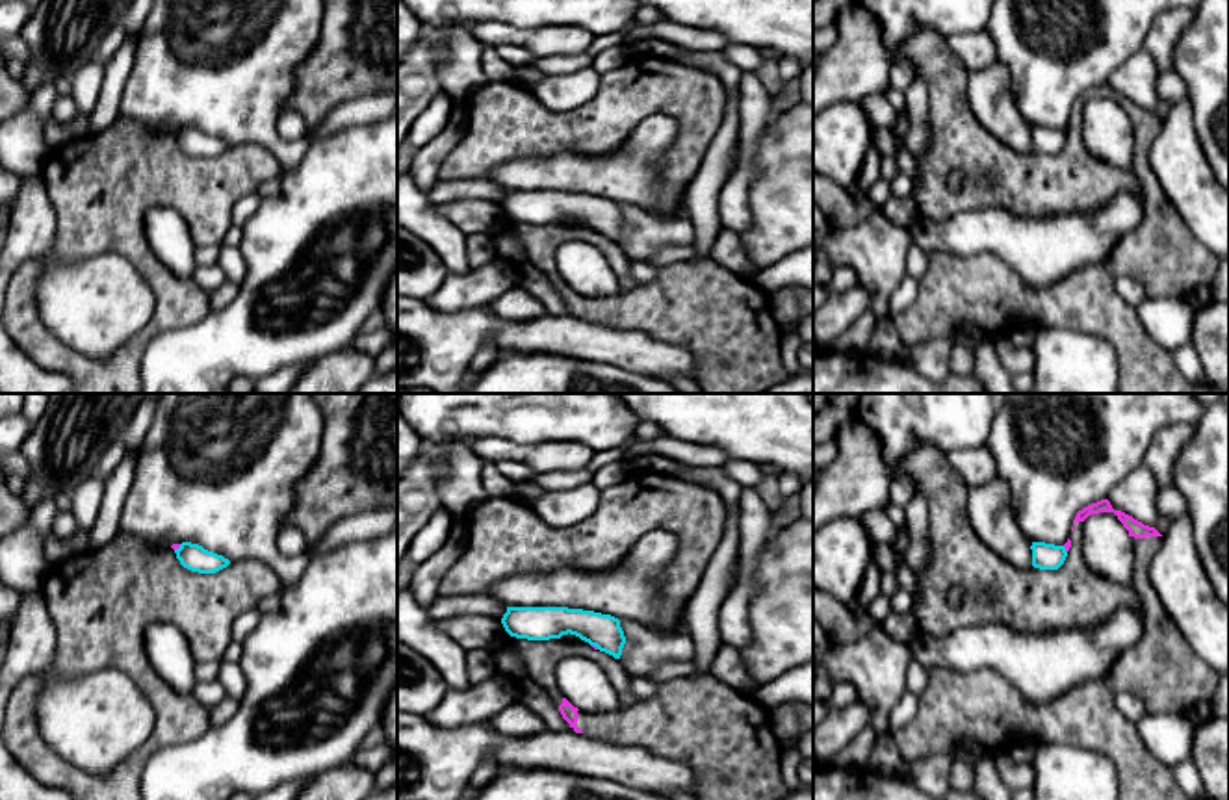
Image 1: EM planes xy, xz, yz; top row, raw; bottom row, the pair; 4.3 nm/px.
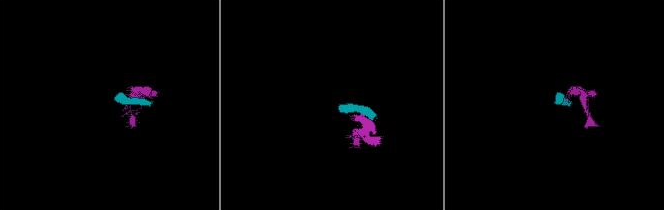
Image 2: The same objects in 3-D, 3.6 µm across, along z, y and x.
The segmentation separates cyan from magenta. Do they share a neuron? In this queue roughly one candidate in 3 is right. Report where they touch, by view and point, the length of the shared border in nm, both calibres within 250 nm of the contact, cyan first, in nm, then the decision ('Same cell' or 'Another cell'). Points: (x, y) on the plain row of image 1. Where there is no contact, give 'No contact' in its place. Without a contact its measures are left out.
Touches cyan at xy (179, 132). Shared border 40 nm. Thickness 120 nm (cyan) against 30 nm. Another cell

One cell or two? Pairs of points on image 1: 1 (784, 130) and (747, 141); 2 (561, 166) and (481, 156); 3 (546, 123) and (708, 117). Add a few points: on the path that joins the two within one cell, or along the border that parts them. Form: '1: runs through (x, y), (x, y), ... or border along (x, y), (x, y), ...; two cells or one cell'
1: border along (775, 116), (760, 138), (758, 175), (752, 180); two cells
2: border along (550, 154), (513, 156), (483, 177); two cells
3: runs through (587, 123), (604, 123), (626, 101), (667, 101); one cell

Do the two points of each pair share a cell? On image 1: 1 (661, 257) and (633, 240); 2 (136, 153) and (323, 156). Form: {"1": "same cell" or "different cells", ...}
{"1": "different cells", "2": "different cells"}

